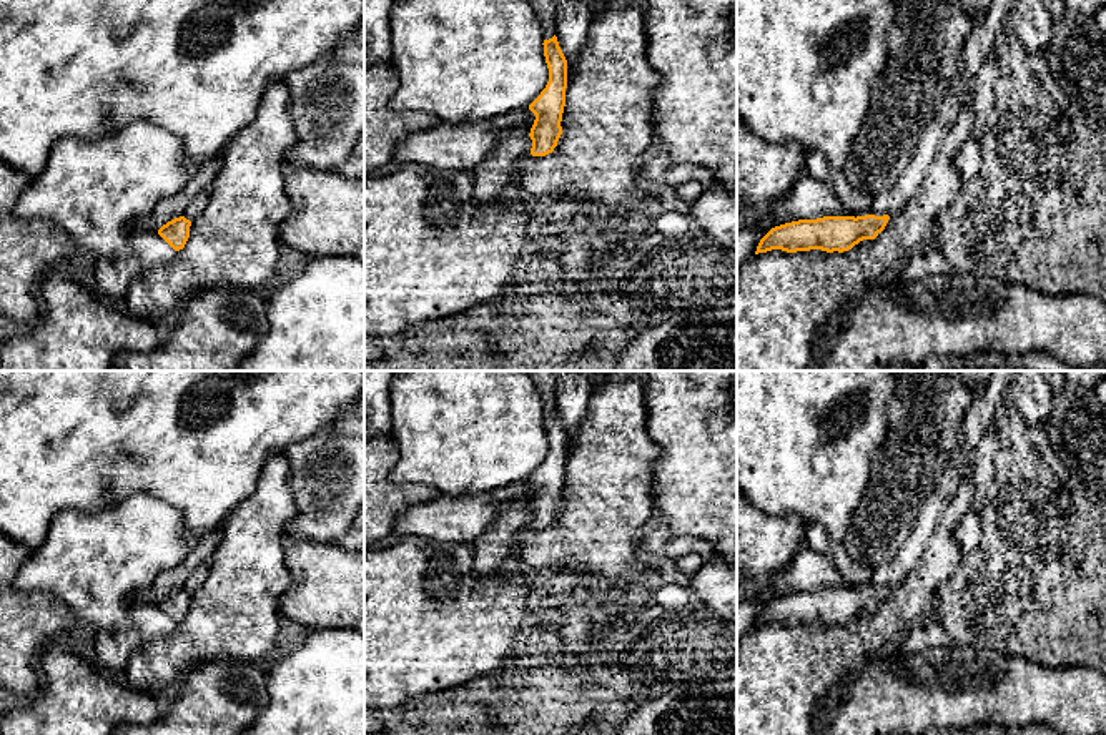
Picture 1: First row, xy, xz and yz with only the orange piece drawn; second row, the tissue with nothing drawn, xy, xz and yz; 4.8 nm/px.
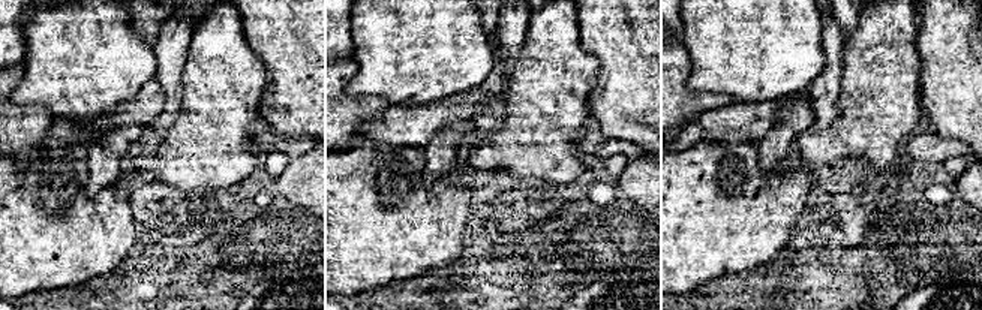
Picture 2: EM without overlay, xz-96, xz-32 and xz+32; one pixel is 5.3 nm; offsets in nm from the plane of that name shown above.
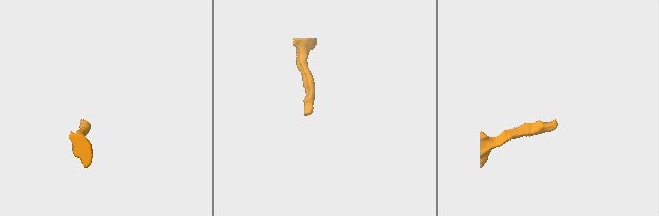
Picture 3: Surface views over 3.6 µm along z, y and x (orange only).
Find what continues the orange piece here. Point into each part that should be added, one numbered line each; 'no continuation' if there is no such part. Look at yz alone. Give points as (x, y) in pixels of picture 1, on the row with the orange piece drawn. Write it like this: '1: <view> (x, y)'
no continuation

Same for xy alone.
no continuation

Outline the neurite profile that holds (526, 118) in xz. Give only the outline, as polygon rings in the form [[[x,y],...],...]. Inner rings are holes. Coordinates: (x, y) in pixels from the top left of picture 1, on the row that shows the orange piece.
[[[526,108],[476,125],[437,123],[397,145],[386,170],[374,176],[388,175],[407,163],[471,173],[504,136],[529,135],[534,120],[536,115]]]

